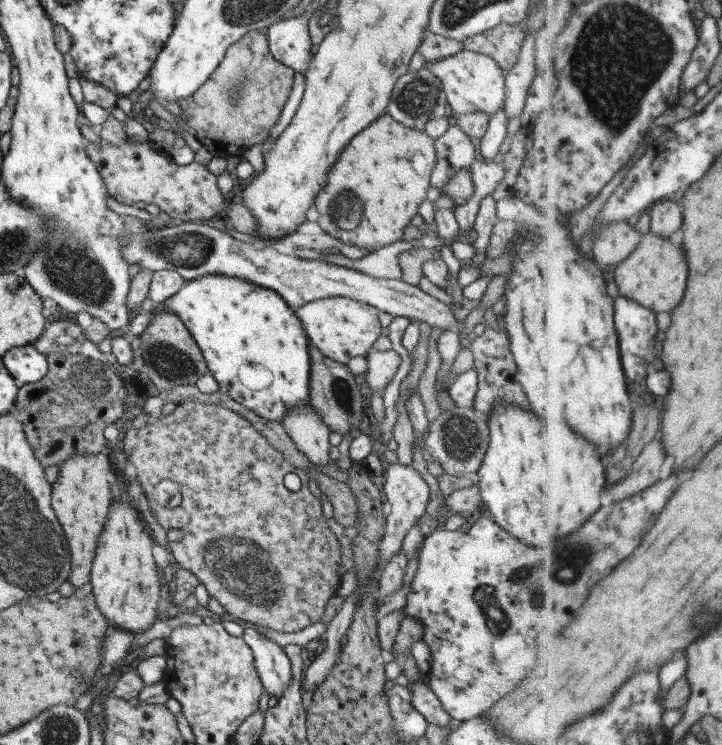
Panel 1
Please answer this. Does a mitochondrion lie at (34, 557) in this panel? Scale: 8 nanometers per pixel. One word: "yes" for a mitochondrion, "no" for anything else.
yes

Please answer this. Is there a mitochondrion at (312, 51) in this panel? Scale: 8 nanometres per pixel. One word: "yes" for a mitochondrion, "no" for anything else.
no

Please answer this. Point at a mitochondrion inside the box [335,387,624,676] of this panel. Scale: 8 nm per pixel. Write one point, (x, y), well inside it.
(566, 569)

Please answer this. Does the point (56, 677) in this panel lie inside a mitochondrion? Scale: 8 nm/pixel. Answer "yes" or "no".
no

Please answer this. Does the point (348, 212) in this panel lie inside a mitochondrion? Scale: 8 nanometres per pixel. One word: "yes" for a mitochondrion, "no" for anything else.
yes

